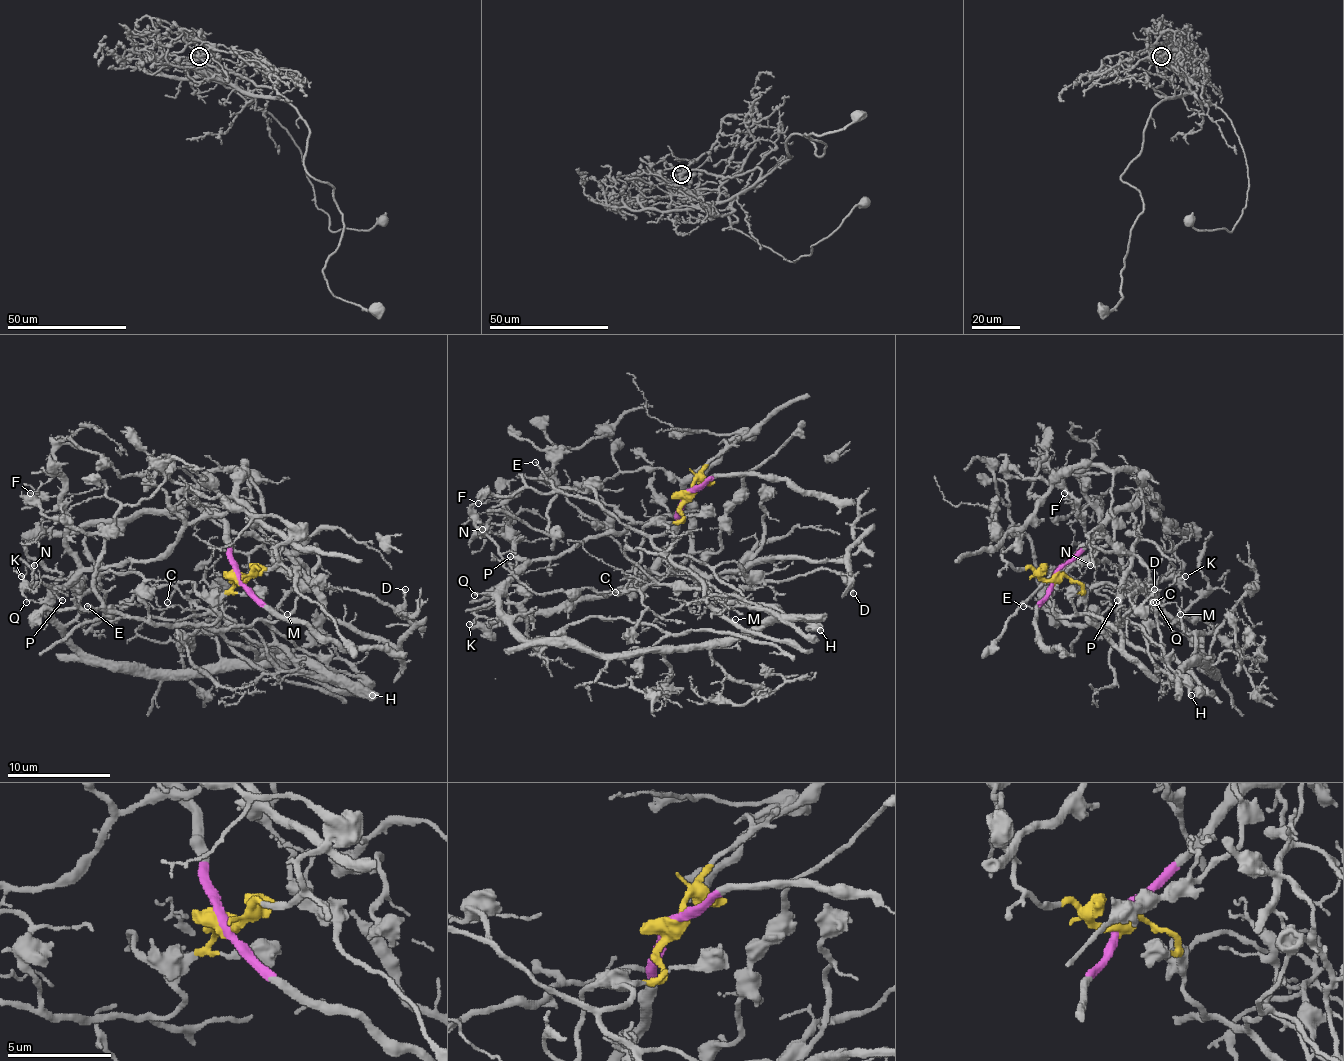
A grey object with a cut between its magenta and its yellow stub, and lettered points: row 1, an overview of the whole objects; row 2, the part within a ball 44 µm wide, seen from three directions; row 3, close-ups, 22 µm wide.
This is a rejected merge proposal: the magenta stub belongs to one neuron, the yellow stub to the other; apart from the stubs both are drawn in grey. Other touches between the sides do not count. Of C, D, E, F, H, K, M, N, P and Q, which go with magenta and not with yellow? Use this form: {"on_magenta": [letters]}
{"on_magenta": ["F", "K", "N", "P", "Q"]}

